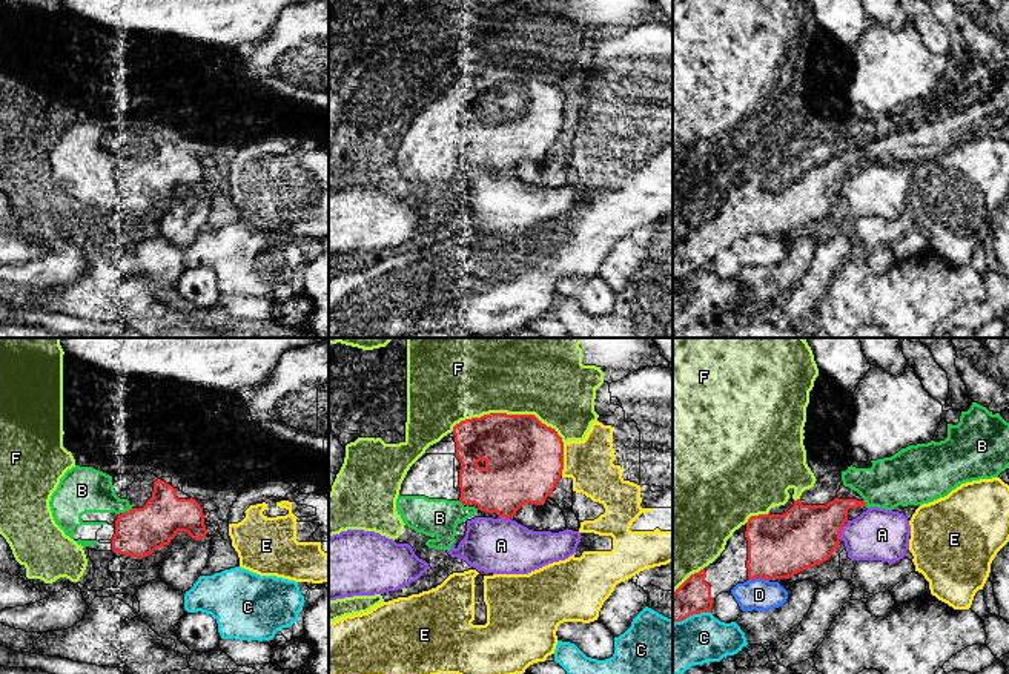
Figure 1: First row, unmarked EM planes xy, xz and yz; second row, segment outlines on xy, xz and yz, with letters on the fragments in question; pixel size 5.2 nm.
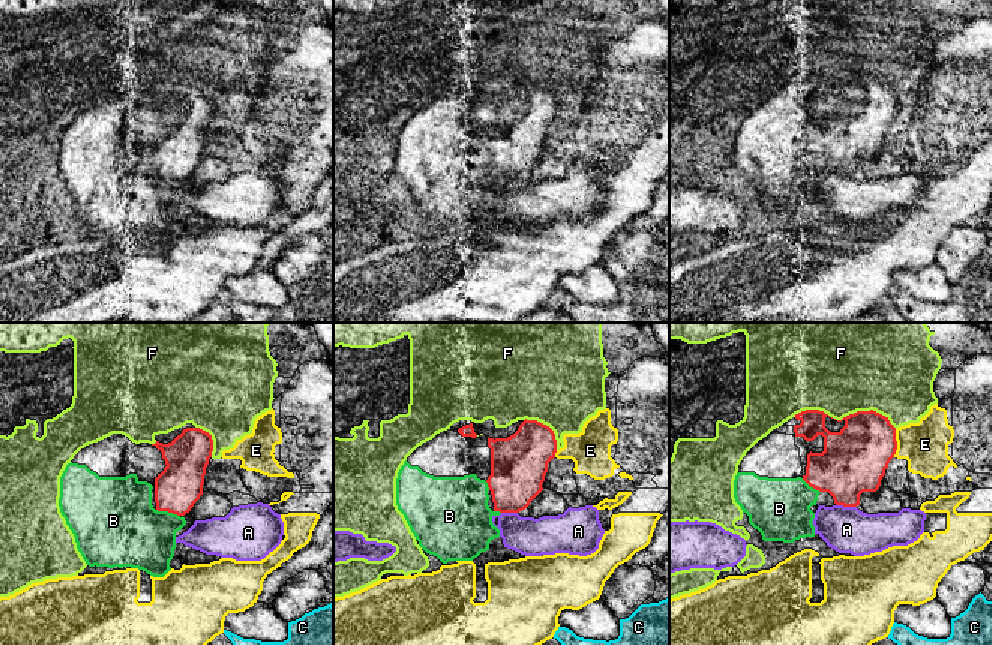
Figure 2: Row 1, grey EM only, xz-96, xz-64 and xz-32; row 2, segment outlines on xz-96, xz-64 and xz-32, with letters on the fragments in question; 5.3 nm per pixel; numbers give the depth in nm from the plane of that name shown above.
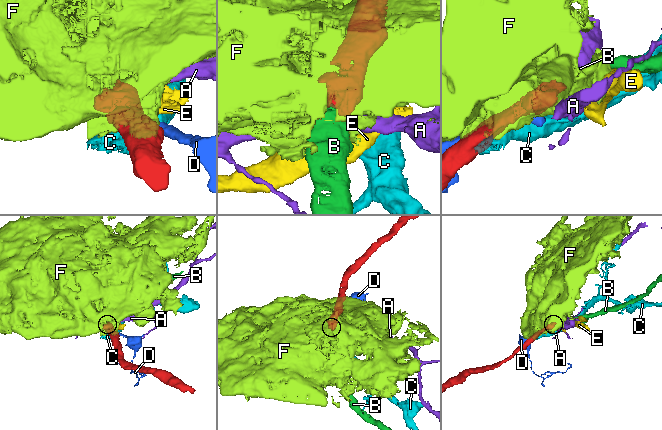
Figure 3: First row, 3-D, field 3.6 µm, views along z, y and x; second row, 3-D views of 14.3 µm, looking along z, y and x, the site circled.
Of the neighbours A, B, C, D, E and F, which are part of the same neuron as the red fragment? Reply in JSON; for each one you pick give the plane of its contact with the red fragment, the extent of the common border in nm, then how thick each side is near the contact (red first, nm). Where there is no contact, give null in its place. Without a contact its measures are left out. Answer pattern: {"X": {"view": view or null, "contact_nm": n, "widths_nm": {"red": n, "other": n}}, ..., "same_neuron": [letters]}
{"B": {"view": "xy", "contact_nm": 70, "widths_nm": {"red": 260, "other": 240}}, "same_neuron": ["B"]}

